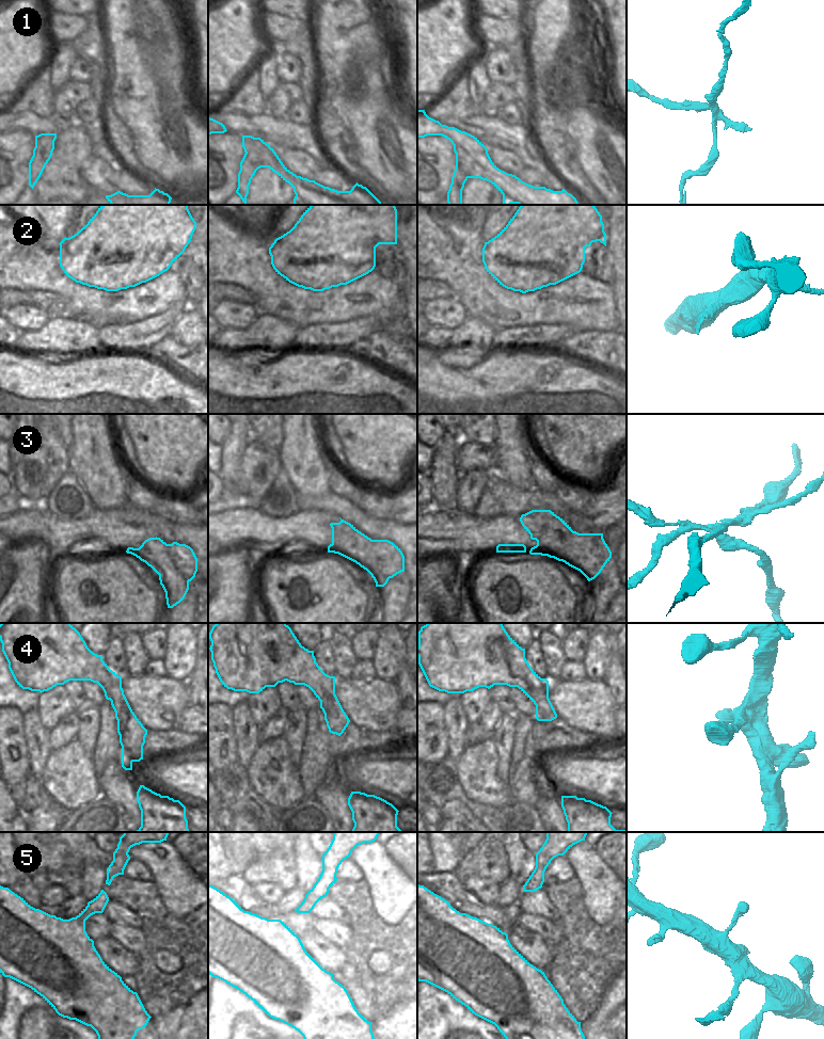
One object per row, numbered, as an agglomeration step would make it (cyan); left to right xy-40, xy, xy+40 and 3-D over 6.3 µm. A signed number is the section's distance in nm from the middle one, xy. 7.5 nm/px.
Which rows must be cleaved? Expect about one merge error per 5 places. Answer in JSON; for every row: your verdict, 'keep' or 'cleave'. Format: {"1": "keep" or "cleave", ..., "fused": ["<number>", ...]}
{"1": "cleave", "2": "keep", "3": "cleave", "4": "keep", "5": "keep", "fused": ["1", "3"]}

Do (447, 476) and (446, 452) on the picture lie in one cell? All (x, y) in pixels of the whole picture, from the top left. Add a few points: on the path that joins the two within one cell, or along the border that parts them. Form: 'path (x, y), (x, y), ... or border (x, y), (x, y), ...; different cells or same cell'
path (446, 470), (446, 458); same cell

